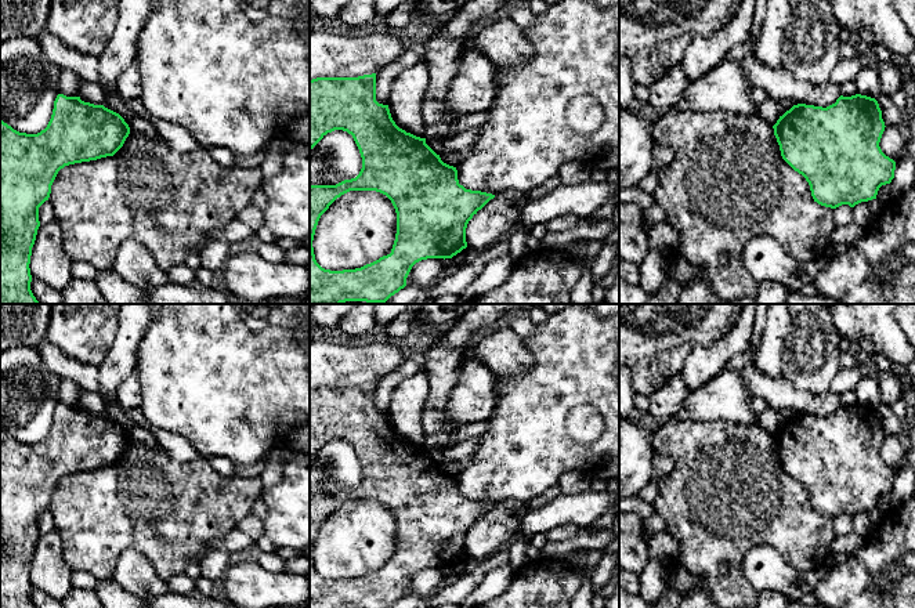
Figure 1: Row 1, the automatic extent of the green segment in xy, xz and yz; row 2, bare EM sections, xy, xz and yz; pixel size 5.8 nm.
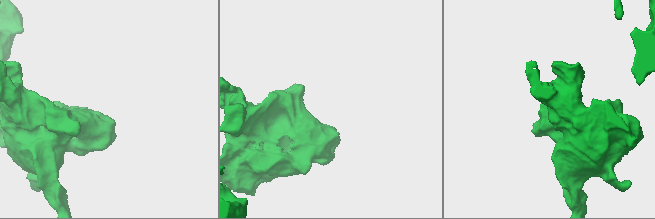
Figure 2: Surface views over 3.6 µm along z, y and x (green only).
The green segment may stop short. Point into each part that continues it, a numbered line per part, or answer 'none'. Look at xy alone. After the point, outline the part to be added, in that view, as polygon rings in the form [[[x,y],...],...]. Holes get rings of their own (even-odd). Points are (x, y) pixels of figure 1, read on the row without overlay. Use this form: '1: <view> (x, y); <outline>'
none

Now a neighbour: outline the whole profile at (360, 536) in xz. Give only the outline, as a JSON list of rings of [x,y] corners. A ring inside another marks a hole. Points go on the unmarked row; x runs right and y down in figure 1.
[[[350,500],[321,525],[314,550],[317,572],[330,580],[355,579],[391,562],[397,522],[376,500]]]

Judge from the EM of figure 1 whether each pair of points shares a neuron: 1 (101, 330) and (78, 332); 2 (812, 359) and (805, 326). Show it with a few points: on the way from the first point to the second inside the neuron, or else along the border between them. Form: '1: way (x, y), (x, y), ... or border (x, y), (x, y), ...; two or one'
1: way (96, 330), (83, 330); one
2: way (812, 351), (812, 335); one

